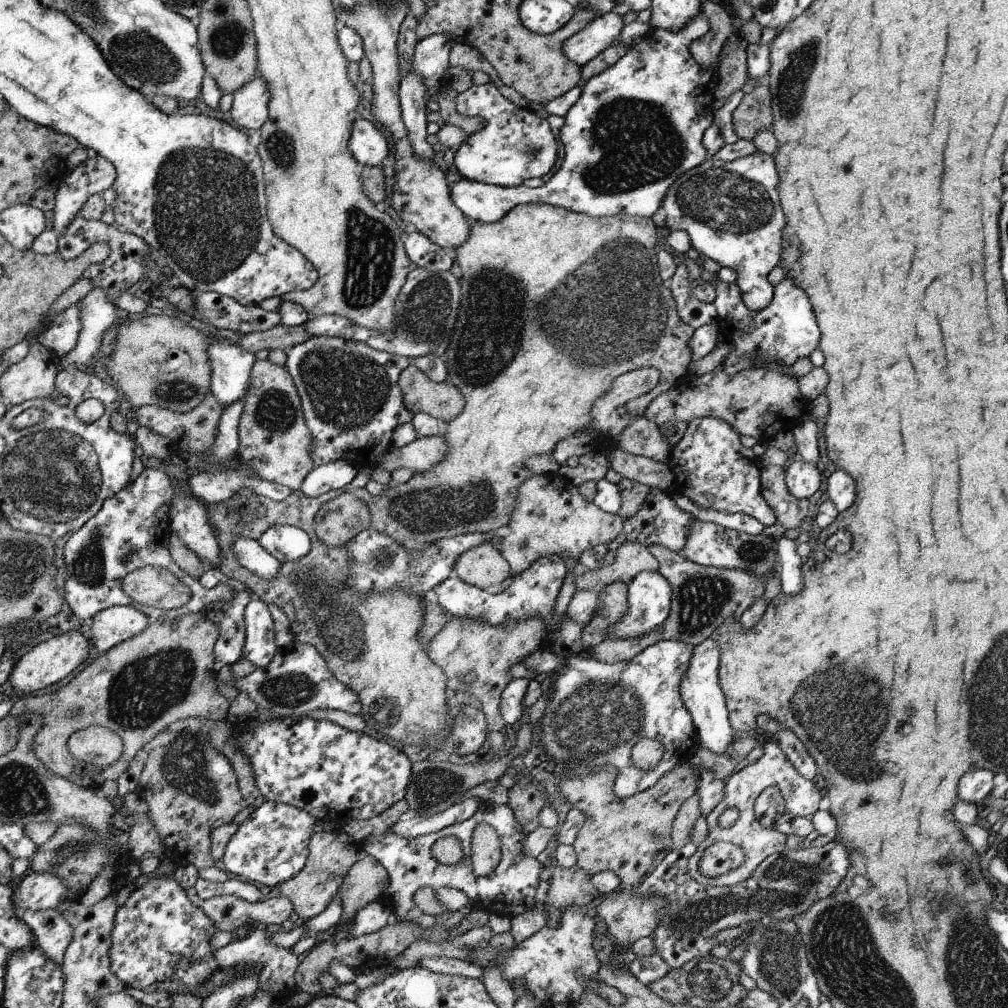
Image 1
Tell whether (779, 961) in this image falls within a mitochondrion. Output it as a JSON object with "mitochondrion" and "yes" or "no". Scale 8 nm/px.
{"mitochondrion":"yes"}

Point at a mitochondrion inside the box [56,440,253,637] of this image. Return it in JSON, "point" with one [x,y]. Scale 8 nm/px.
{"point":[87,567]}

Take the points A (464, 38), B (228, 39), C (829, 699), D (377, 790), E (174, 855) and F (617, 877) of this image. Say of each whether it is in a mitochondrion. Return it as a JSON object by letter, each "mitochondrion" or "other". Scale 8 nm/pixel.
{"A":"other","B":"mitochondrion","C":"mitochondrion","D":"other","E":"other","F":"other"}

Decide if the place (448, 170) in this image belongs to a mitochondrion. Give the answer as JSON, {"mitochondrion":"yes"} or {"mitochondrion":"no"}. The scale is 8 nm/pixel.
{"mitochondrion":"no"}

